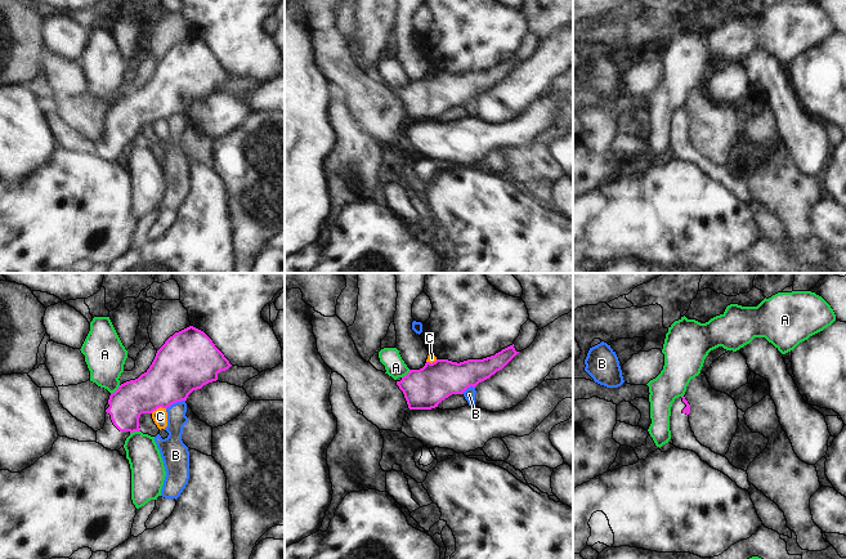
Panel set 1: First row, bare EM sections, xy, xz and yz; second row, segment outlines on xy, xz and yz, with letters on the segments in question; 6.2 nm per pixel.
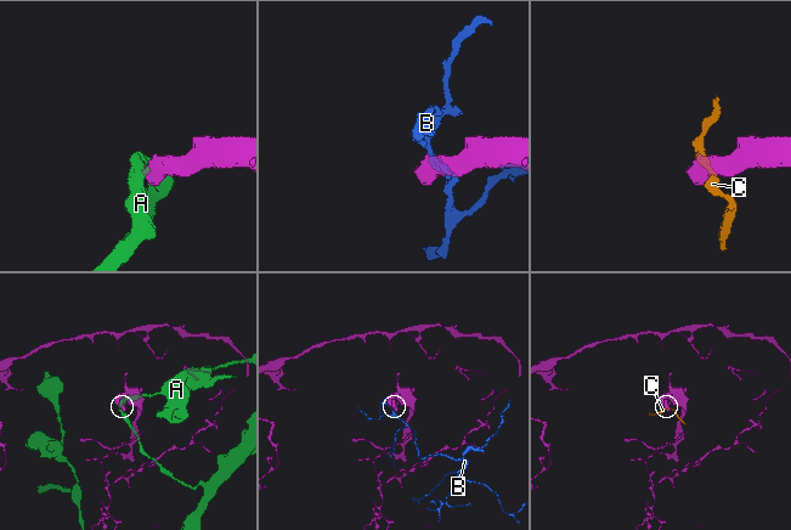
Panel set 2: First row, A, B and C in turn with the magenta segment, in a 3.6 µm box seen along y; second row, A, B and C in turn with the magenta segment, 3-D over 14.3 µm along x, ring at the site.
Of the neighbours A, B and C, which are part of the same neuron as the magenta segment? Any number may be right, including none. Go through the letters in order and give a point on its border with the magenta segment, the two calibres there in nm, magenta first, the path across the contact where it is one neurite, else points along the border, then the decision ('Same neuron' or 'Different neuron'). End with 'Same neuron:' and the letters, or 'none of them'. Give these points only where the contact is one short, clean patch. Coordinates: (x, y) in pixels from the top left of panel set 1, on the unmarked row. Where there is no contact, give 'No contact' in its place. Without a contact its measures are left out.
A: Touches magenta at xy (116, 102). Thickness 240 nm (magenta) against 260 nm. Boundary: xy (120, 97), (111, 106). Different neuron
B: Touches magenta at xy (175, 113). Thickness 360 nm (magenta) against 120 nm. Boundary: xy (184, 111), (177, 112), (166, 120). Different neuron
C: Touches magenta at xy (157, 119). Thickness 320 nm (magenta) against 100 nm. Boundary: xy (165, 119), (157, 119), (151, 124). Different neuron
Same neuron: none of them.

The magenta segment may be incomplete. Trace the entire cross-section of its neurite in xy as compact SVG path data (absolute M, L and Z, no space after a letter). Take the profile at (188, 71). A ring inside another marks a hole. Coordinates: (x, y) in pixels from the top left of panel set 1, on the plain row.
M189 37L175 44L157 62L152 76L144 85L135 91L121 95L109 107L106 117L106 134L100 142L95 143L95 153L107 161L118 162L131 144L140 143L139 129L142 125L152 125L160 118L167 120L176 113L187 112L193 102L216 93L218 85L230 77L229 72L203 43Z

